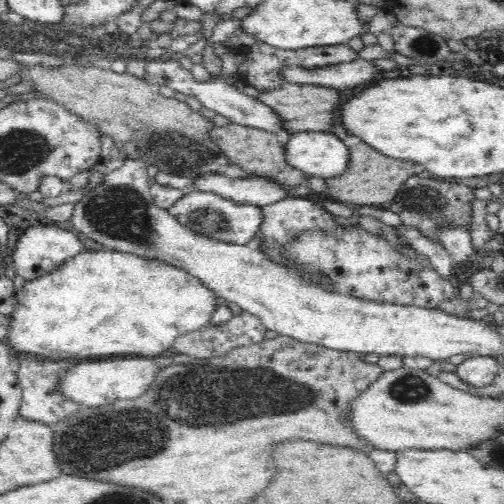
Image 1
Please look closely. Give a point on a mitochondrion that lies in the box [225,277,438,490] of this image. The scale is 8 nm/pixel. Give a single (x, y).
(408, 389)

